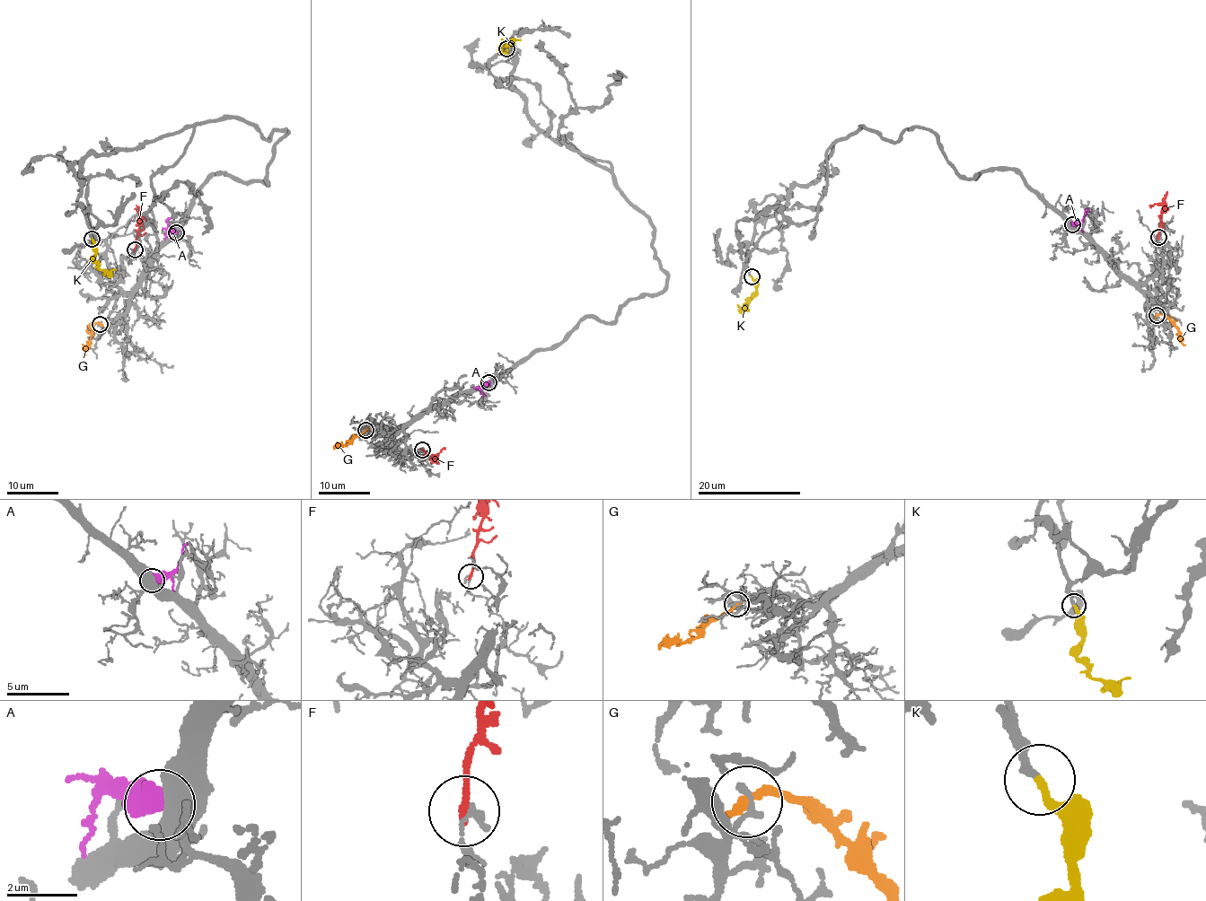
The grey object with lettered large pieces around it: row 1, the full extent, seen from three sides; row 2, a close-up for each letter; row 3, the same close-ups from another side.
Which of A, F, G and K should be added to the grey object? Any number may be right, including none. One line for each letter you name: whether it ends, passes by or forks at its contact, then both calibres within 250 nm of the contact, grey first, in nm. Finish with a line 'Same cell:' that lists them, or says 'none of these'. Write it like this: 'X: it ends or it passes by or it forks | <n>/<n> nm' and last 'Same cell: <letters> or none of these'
K: it ends | 240/240 nm
Same cell: K

